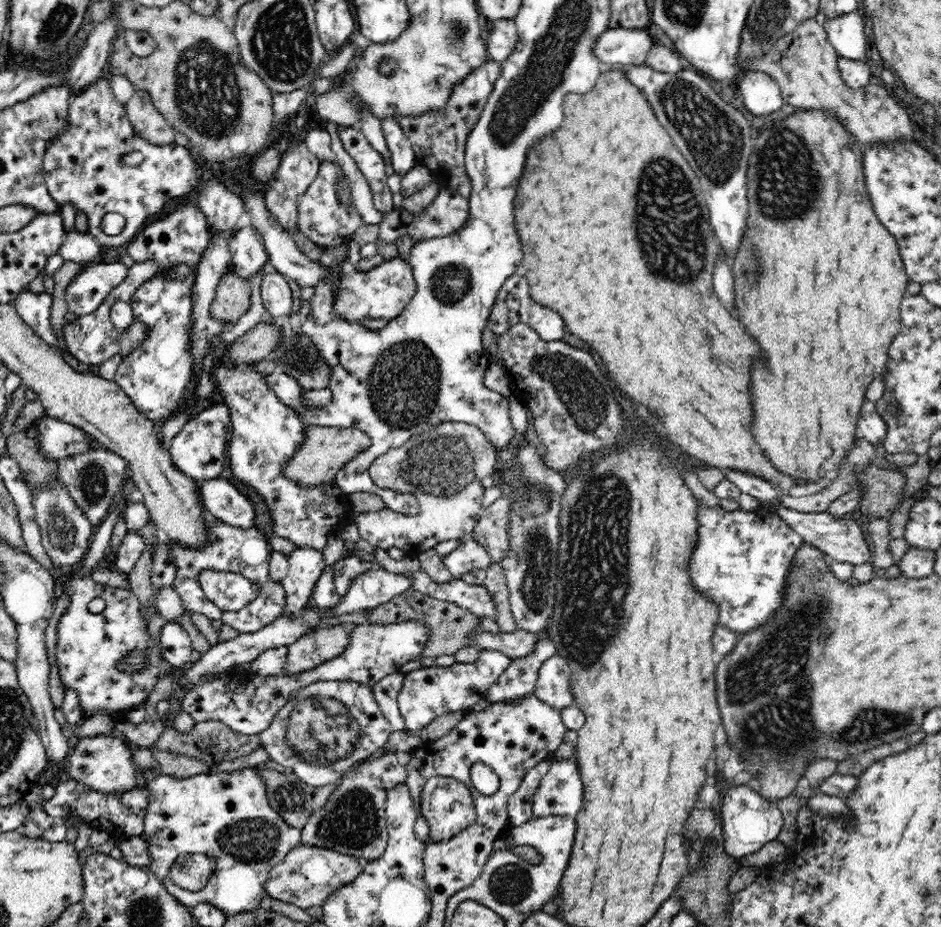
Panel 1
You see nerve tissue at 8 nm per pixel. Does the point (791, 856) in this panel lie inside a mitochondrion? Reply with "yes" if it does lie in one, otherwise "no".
no

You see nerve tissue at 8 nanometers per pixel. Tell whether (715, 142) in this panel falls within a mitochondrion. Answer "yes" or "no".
yes

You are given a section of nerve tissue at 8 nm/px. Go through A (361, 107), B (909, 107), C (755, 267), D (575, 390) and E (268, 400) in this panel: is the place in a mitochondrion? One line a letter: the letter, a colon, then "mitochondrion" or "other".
A: other
B: other
C: mitochondrion
D: mitochondrion
E: other

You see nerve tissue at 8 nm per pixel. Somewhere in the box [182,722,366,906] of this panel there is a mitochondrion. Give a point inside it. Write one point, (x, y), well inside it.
(249, 840)

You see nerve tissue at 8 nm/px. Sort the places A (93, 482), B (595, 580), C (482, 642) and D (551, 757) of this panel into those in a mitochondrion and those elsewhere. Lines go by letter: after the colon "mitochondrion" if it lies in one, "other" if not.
A: mitochondrion
B: mitochondrion
C: other
D: other

